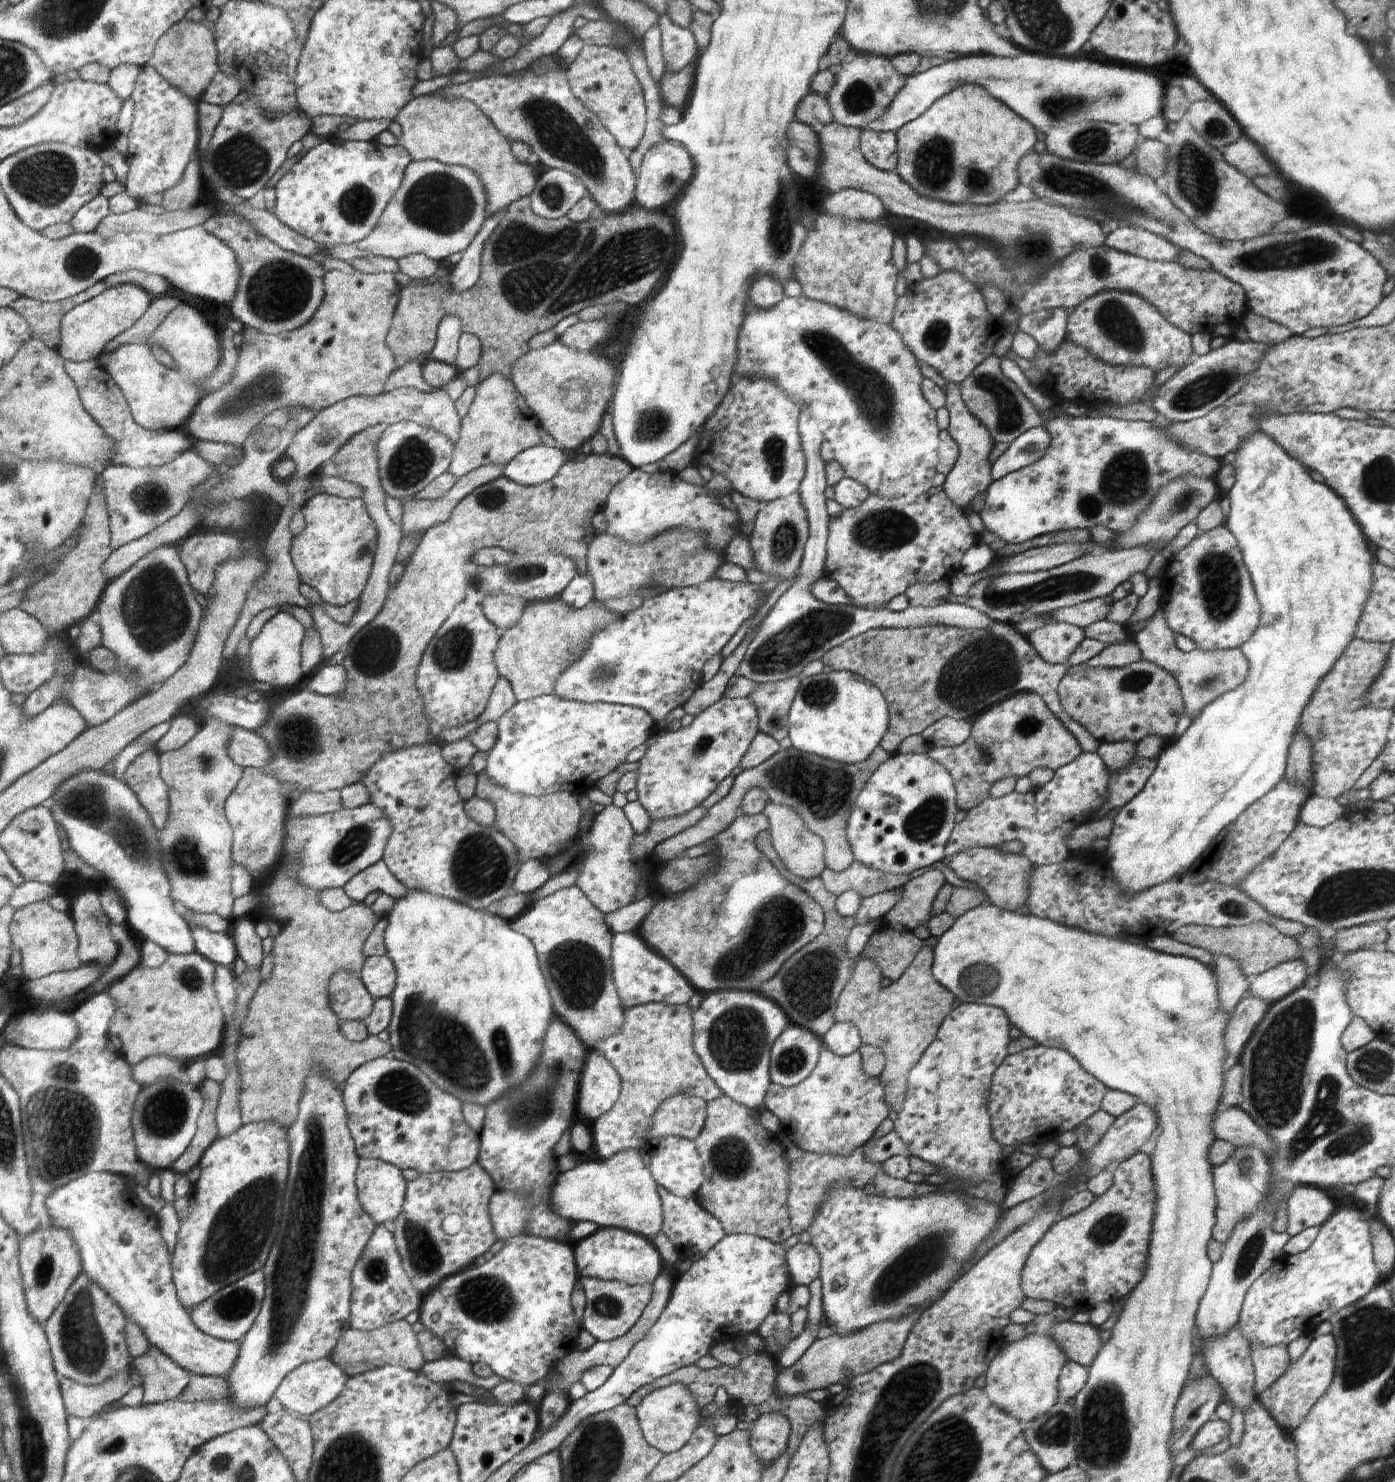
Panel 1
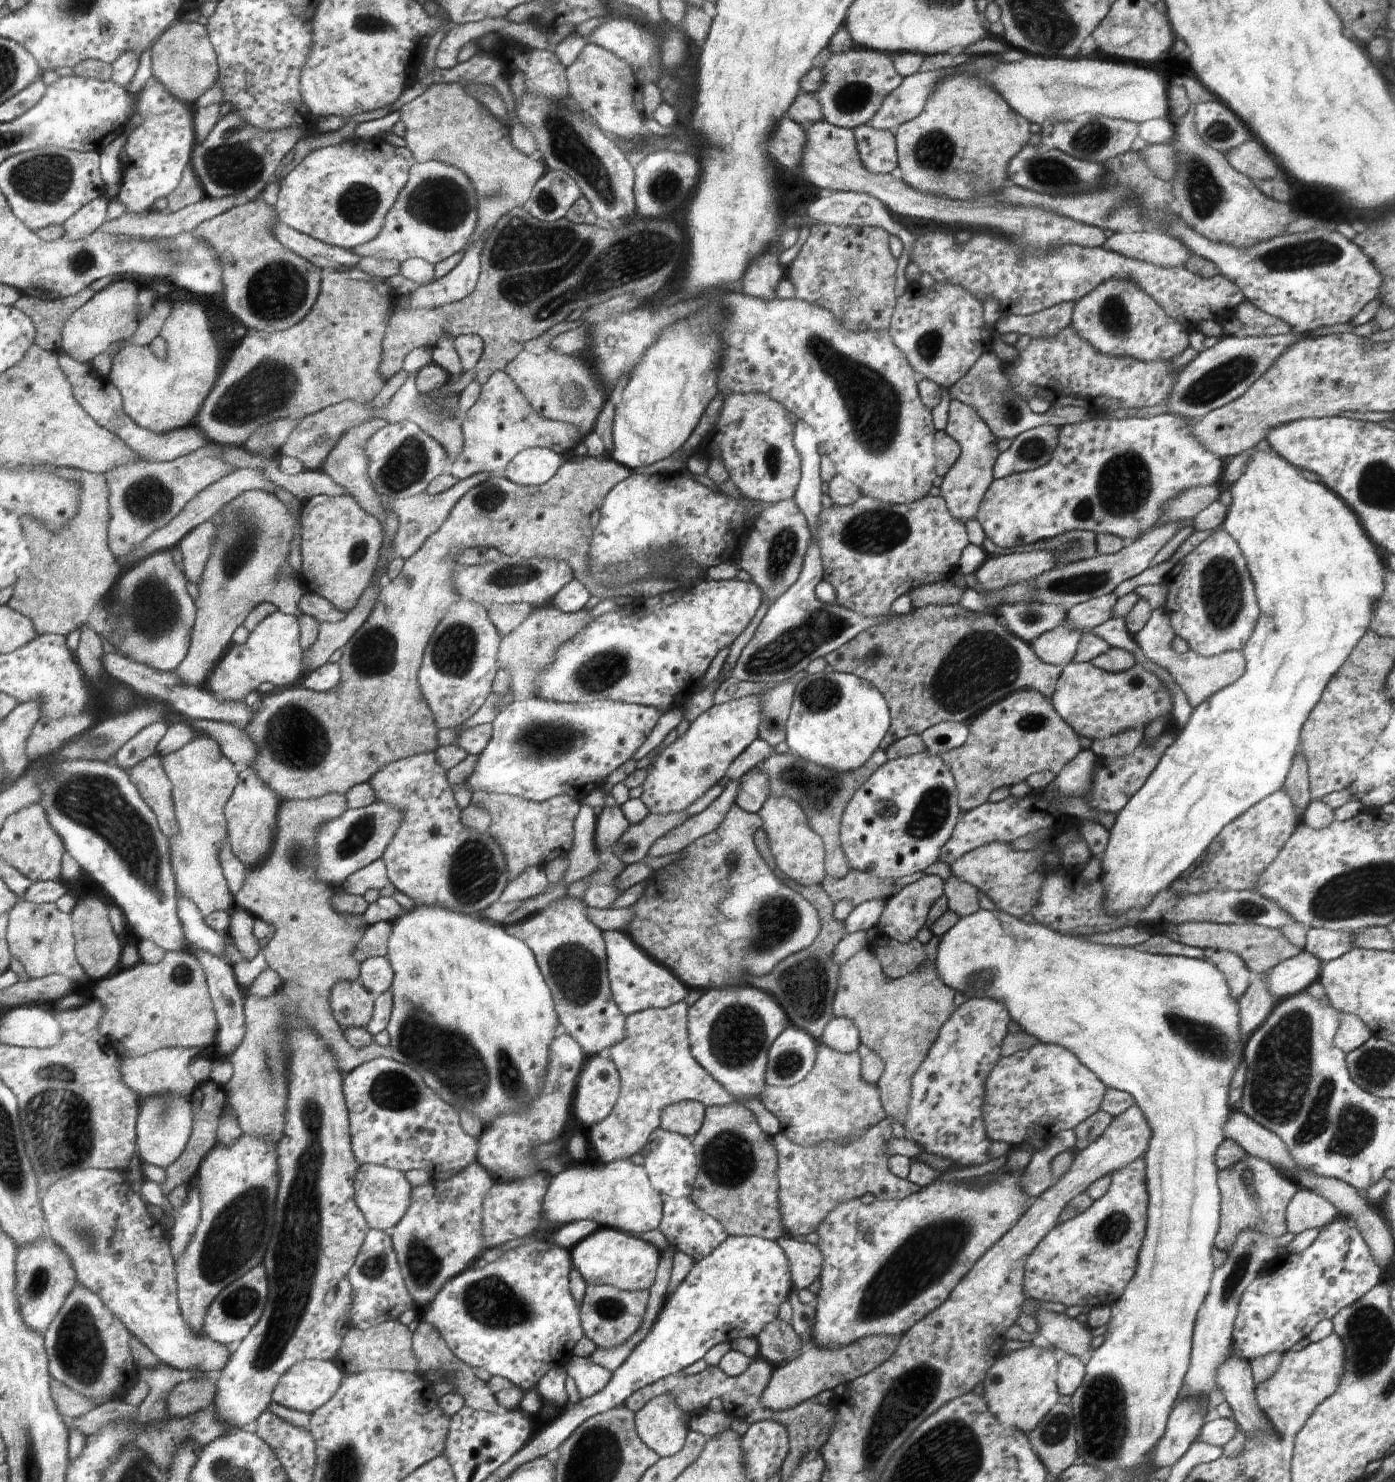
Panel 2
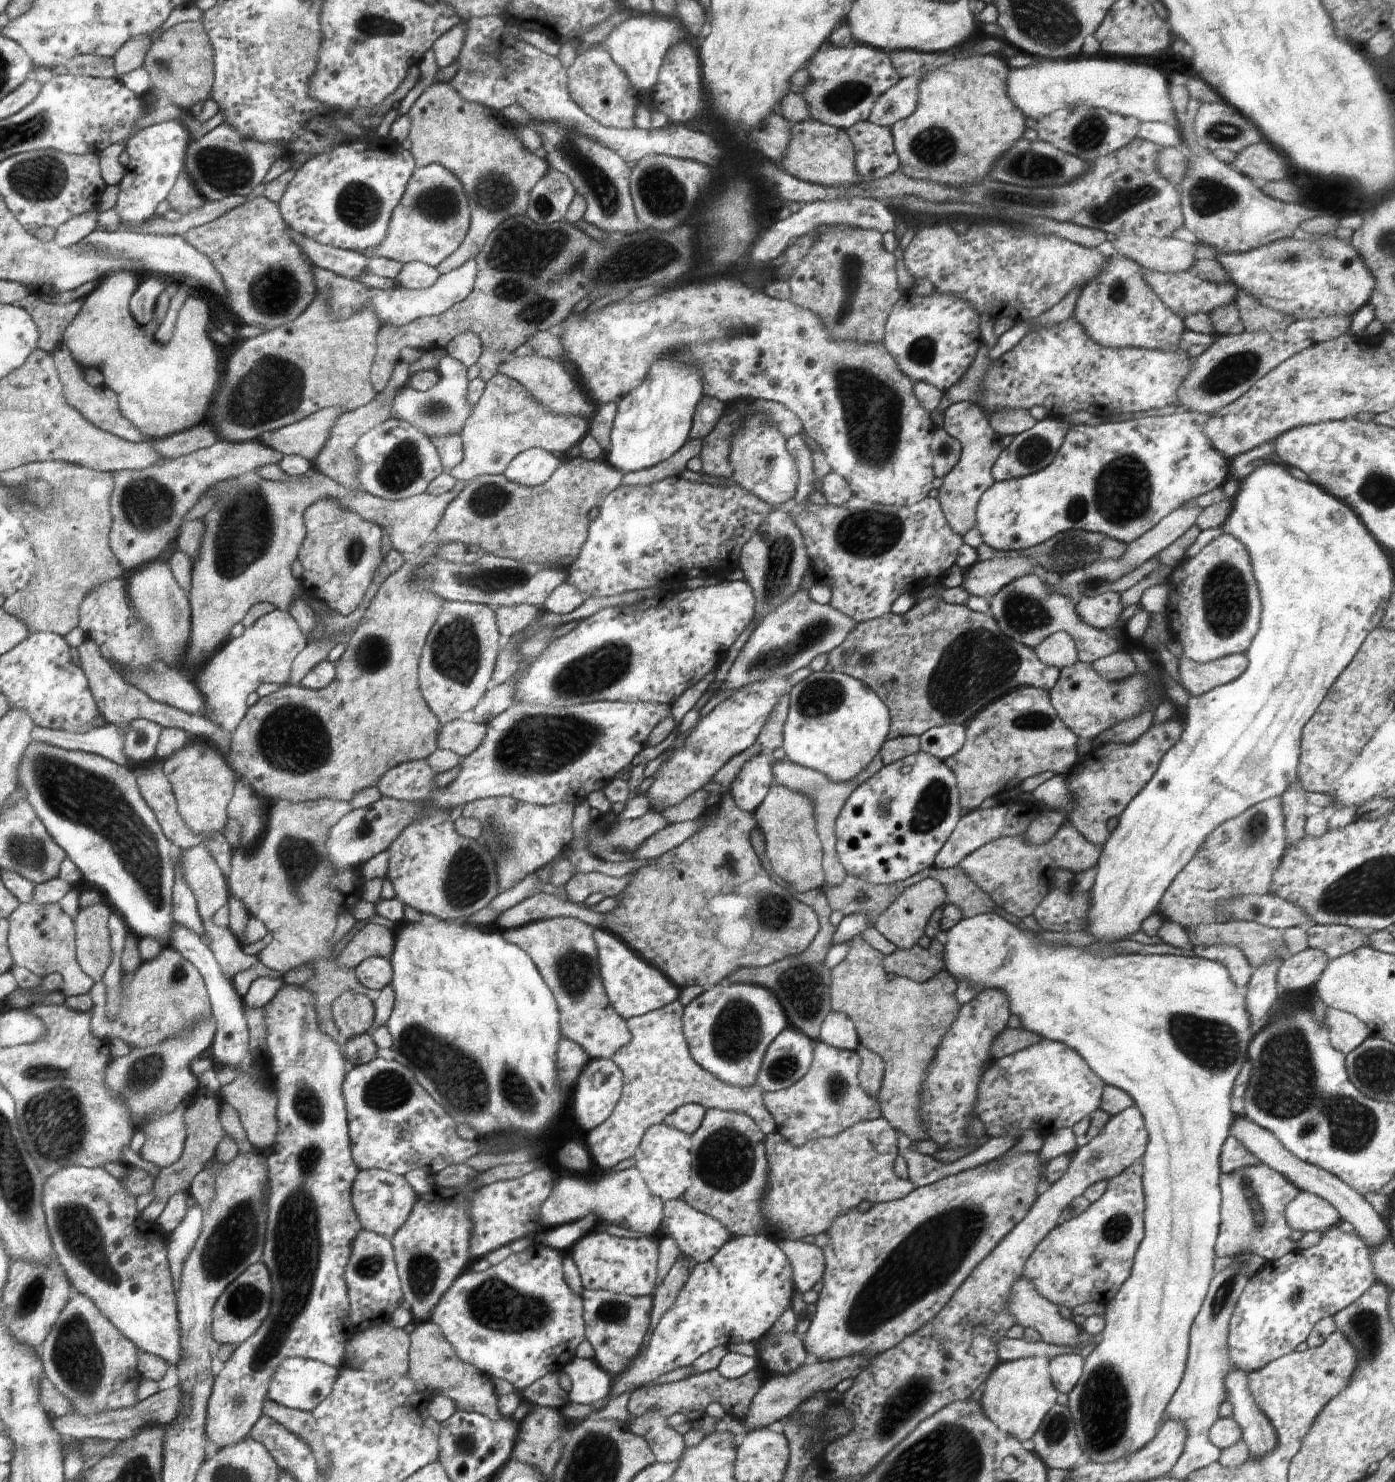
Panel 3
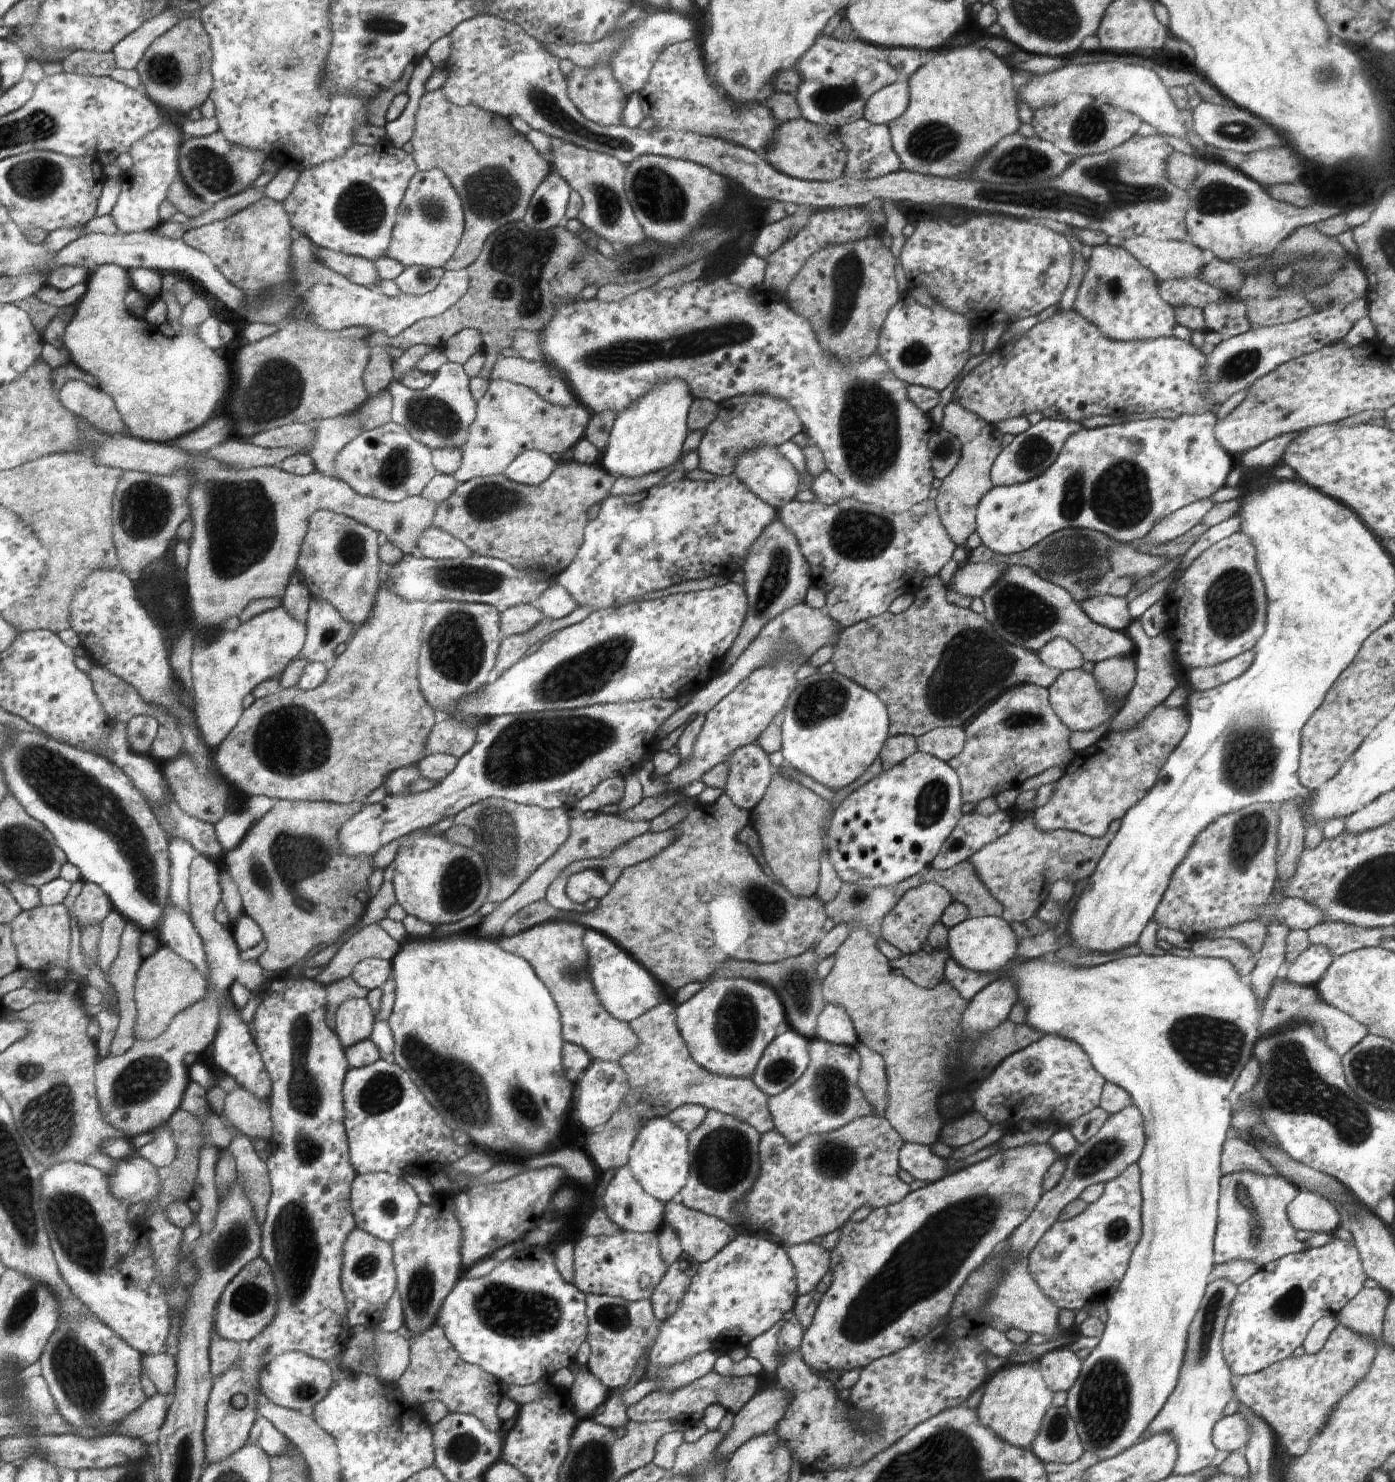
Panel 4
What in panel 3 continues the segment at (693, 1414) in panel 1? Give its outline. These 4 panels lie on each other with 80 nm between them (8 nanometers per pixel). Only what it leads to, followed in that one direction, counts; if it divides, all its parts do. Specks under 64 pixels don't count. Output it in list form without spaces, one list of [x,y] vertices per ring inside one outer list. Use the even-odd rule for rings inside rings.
[[[646,1410],[644,1416],[636,1416],[628,1422],[628,1428],[636,1436],[642,1436],[650,1446],[655,1462],[676,1462],[685,1453],[685,1436],[667,1423],[668,1416],[660,1416],[656,1410]]]

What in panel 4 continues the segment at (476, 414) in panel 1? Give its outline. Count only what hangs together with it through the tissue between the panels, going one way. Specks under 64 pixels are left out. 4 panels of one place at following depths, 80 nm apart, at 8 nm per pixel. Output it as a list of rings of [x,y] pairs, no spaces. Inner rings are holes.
[[[510,380],[489,381],[486,392],[476,401],[477,418],[469,426],[469,434],[465,445],[461,448],[461,465],[453,474],[454,480],[459,483],[468,482],[476,477],[487,477],[490,475],[502,475],[509,464],[524,451],[536,449],[547,455],[560,455],[576,445],[578,440],[584,436],[591,421],[590,414],[580,403],[560,406],[549,403],[530,387],[517,385]]]

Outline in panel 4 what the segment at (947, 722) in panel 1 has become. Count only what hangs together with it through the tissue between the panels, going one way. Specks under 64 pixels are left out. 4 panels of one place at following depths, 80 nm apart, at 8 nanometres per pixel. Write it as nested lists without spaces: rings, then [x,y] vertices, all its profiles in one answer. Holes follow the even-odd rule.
[[[938,727],[917,738],[917,750],[952,761],[965,748],[964,727]]]

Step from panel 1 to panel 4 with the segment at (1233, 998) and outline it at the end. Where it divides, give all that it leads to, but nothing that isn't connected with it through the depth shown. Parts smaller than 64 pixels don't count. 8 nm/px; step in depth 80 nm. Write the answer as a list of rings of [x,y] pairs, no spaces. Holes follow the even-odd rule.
[[[1202,937],[1192,942],[1190,954],[1225,958],[1242,976],[1248,976],[1254,970],[1258,957],[1242,942],[1228,937]]]

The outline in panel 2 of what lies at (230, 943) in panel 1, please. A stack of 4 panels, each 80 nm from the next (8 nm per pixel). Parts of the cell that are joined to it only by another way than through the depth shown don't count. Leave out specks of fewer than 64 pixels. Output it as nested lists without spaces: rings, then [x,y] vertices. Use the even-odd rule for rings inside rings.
[[[180,890],[179,900],[181,921],[184,923],[186,938],[190,946],[198,947],[223,958],[226,946],[222,933],[206,925],[203,920],[204,917],[197,909],[197,904],[182,894],[182,890]]]

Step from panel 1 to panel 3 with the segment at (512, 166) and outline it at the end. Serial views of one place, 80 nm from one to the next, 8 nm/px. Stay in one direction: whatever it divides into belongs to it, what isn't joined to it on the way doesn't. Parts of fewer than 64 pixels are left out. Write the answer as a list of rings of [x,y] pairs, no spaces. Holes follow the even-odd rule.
[[[434,82],[404,110],[410,116],[408,139],[416,165],[437,163],[446,170],[454,170],[454,176],[464,184],[466,194],[470,194],[470,210],[474,210],[470,238],[462,242],[462,250],[435,267],[442,275],[459,268],[470,258],[477,258],[485,249],[489,235],[506,218],[527,213],[532,191],[547,174],[548,164],[528,152],[516,136],[516,130],[500,124],[498,114],[492,108],[462,100],[458,90],[448,82]]]

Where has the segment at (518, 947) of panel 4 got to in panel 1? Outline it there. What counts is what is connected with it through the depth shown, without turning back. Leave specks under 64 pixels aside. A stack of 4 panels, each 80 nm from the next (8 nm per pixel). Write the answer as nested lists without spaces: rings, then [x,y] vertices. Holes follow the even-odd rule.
[[[574,885],[538,899],[524,909],[520,916],[509,922],[514,931],[526,935],[526,938],[533,942],[540,955],[541,970],[544,972],[545,982],[552,995],[556,1016],[575,1032],[588,1051],[595,1050],[597,1043],[608,1041],[610,1037],[620,1033],[626,1017],[624,1003],[613,981],[614,933],[604,924],[603,915],[603,912],[590,902],[585,891]]]

